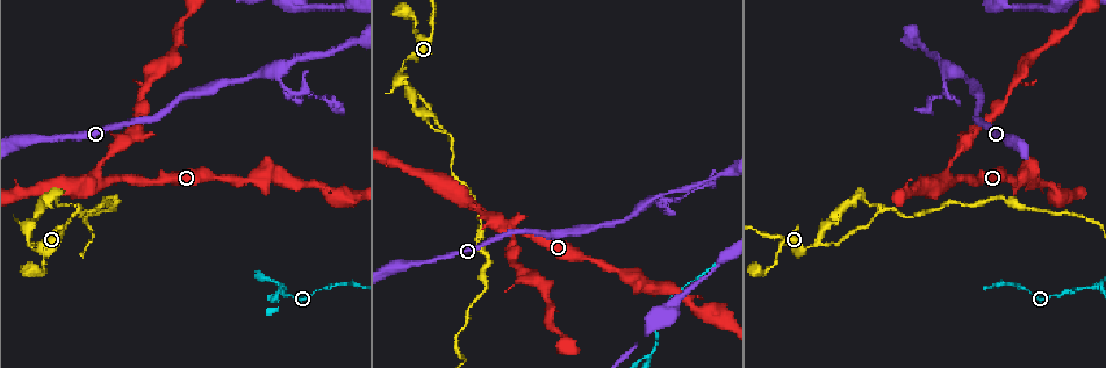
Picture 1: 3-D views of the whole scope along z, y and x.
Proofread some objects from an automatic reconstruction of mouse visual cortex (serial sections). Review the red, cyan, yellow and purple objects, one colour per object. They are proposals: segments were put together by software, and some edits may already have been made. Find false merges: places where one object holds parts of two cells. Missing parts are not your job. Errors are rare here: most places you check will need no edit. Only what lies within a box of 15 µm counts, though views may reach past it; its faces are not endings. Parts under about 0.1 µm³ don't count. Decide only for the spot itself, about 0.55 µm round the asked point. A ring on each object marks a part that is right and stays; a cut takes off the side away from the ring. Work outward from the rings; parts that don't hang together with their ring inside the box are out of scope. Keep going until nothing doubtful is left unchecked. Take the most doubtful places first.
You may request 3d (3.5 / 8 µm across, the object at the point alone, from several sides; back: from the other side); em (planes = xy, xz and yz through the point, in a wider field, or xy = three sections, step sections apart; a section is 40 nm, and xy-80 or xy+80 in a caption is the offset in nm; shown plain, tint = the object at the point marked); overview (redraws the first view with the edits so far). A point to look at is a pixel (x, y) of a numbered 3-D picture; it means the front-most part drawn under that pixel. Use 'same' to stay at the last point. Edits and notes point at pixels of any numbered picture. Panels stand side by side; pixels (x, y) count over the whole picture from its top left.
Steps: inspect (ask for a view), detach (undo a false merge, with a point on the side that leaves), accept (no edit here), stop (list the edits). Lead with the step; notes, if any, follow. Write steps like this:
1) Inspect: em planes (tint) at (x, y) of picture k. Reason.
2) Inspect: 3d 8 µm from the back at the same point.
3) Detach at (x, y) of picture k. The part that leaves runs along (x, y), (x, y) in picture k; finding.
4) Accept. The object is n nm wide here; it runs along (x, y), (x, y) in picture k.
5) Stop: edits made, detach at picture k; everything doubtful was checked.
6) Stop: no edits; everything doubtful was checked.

Inspect: 3d 3.5 µm at (1096, 286) of picture 1.

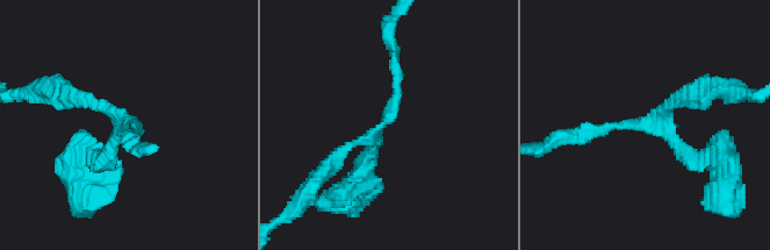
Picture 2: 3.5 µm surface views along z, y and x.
Inspect: em xy step 2 (plain) at (386, 122) of picture 2. 3 arms meet here; the arms are 150, 150, 250 nm wide.

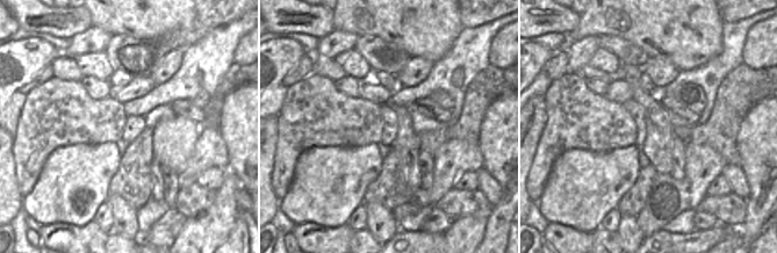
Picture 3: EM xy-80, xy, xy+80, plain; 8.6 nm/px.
Inspect: em xy step 2 (tint) at the same point.

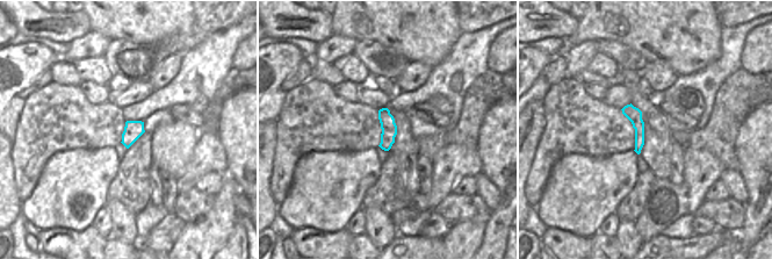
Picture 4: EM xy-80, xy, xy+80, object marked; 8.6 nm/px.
Accept. It runs along (396, 51), (388, 118), (328, 168) in picture 2; continuous, no second cell.

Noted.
Inspect: 3d 3.5 µm at (398, 70) of picture 1. Sharp bend.

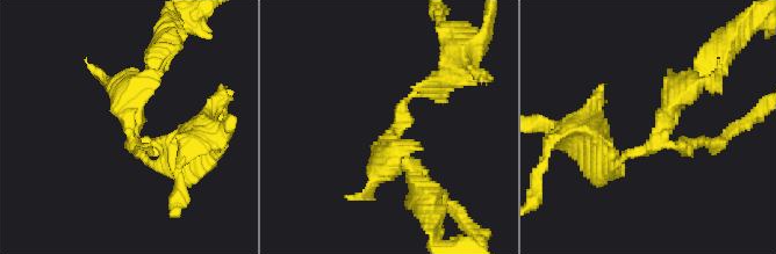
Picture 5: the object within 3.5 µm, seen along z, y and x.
Inspect: em xy step 3 (tint) at (657, 143) of picture 5. Now the EM.

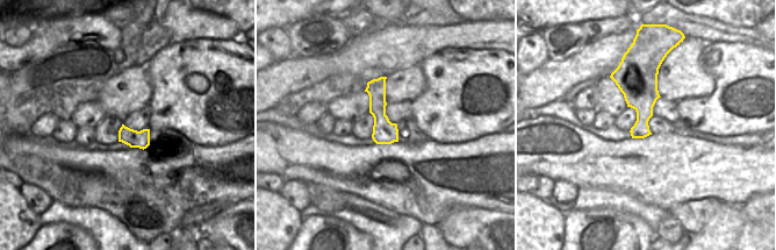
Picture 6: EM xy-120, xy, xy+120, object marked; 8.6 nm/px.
Accept. It runs along (382, 79), (379, 115), (388, 141) in picture 6; continuous, no second cell.

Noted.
Inspect: 3d 3.5 µm at (451, 134) of picture 1. Three arms meet.

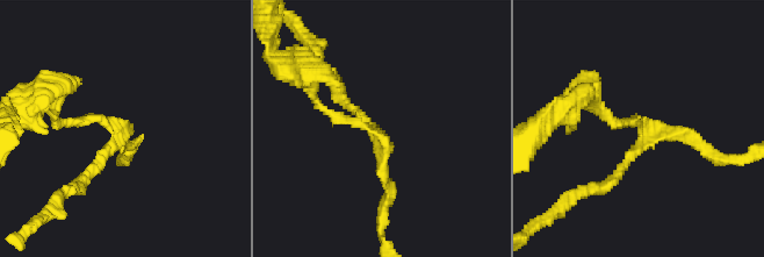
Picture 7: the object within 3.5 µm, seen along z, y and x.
Inspect: em xy step 3 (tint) at (379, 131) of picture 7. 3 arms meet here; the arms are 150, 150, 150 nm wide; shape alone is not enough.

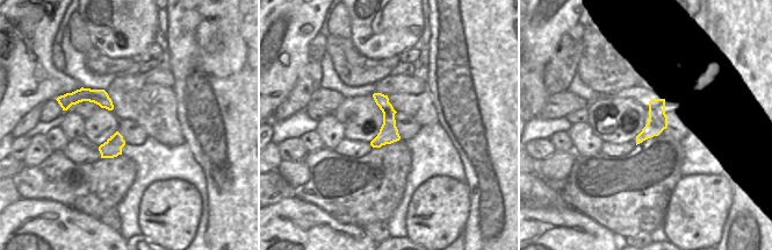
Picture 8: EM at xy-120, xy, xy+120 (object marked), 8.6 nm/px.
Accept. It runs along (337, 87), (383, 141), (387, 197) in picture 7; continuous, no second cell.

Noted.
Inspect: 3d 3.5 µm at (863, 202) of picture 1. Abrupt turn.

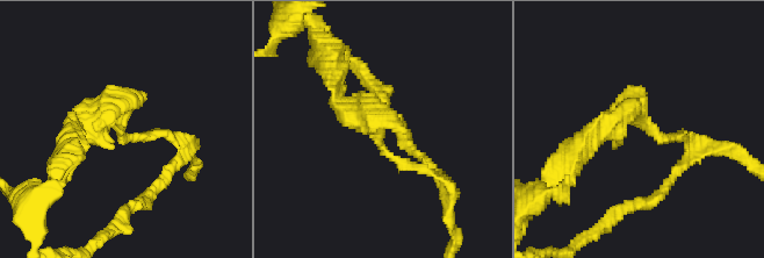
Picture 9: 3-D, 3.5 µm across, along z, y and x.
Inspect: em planes (tint) at (647, 124) of picture 9. Now the EM.

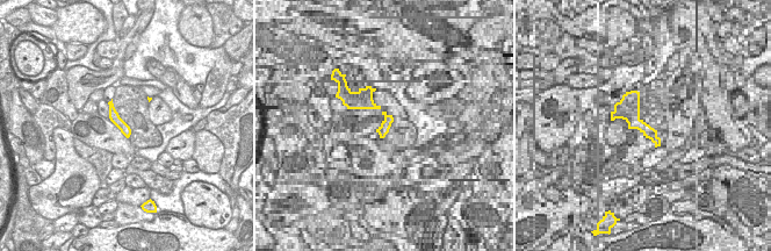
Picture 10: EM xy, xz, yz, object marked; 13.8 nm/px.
Accept. It runs along (432, 172), (389, 155), (336, 86) in picture 9; all the same cell.

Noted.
Stop: no edits; everything doubtful was checked.

